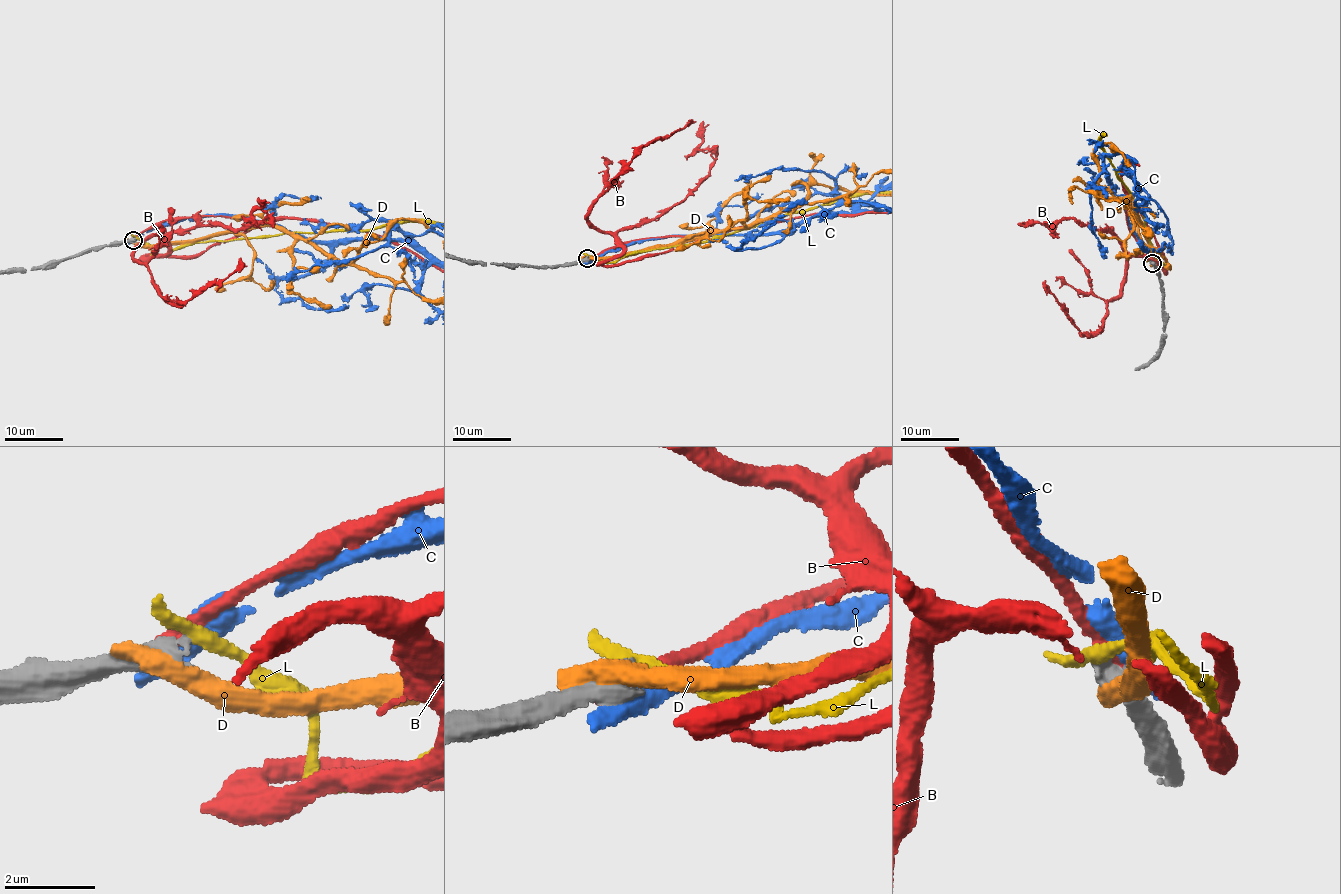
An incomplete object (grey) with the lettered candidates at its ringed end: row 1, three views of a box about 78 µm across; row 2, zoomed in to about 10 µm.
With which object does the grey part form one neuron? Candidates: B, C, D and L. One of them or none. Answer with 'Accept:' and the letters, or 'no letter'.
Accept: no letter

